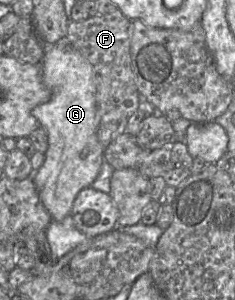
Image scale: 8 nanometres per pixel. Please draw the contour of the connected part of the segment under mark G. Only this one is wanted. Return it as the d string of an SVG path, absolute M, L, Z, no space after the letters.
M59 42L46 48L41 62L42 80L51 92L48 102L33 108L32 115L37 119L48 137L48 148L44 153L42 166L33 173L32 179L39 197L52 220L62 221L70 215L77 194L97 178L104 161L103 146L98 140L98 112L96 107L95 83L93 68L89 61L68 42Z

